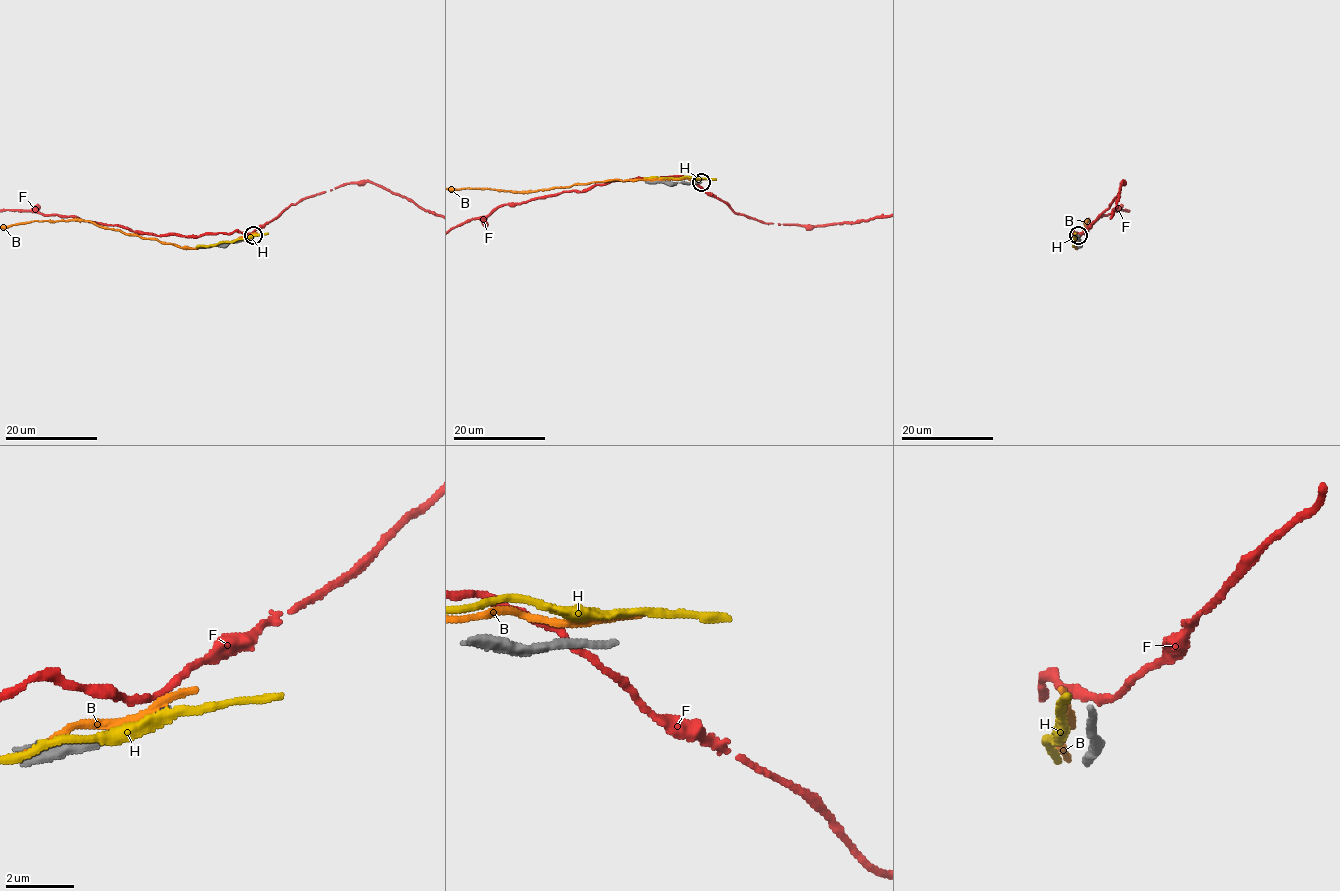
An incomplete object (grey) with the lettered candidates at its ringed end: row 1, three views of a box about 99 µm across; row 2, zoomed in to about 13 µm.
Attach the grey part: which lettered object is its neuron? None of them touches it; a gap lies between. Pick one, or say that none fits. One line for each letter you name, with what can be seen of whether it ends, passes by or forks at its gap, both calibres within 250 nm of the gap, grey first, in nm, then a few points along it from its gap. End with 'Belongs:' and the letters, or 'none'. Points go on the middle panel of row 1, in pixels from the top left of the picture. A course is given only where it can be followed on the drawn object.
Belongs: none

